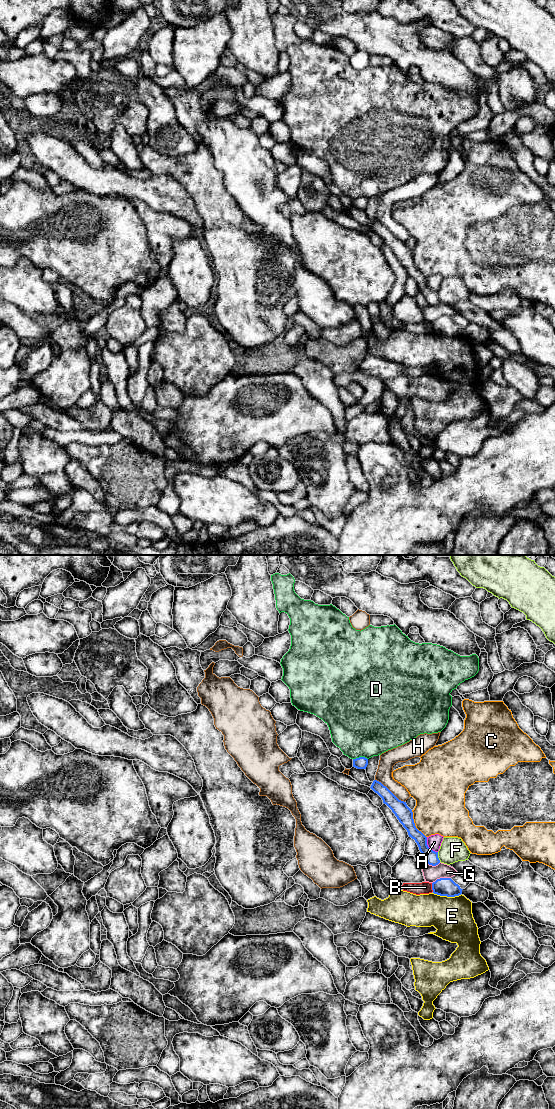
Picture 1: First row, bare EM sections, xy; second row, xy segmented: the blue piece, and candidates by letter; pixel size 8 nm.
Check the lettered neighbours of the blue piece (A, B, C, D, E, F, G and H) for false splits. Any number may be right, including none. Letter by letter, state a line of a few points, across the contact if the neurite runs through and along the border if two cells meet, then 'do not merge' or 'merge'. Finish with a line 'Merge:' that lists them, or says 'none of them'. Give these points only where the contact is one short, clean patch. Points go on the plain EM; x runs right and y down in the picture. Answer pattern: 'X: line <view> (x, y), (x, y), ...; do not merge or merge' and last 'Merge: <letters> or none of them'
A: do not merge
B: line xy (431, 323), (433, 331); do not merge
C: do not merge
D: do not merge
E: line xy (433, 332), (447, 336), (458, 336), (461, 334); do not merge
F: do not merge
G: do not merge
H: do not merge
Merge: none of them

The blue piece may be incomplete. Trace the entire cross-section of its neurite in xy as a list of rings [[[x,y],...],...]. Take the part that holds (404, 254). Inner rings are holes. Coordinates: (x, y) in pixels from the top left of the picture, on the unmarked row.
[[[377,220],[373,221],[370,228],[377,233],[382,238],[383,243],[392,250],[399,262],[407,270],[409,277],[415,280],[427,303],[432,306],[438,305],[440,303],[438,292],[428,287],[427,277],[416,268],[413,252],[407,246],[406,242],[399,240],[386,226]]]

